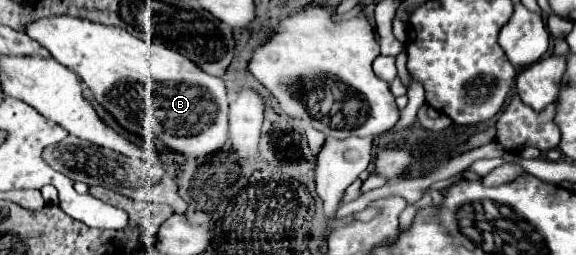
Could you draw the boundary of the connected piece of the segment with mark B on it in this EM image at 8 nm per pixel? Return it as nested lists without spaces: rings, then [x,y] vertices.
[[[74,16],[42,18],[26,26],[26,34],[38,40],[56,62],[76,72],[94,92],[96,100],[130,132],[146,134],[146,128],[158,134],[158,138],[172,150],[186,156],[206,156],[218,152],[228,138],[228,100],[222,78],[202,72],[186,56],[162,46],[140,40],[116,26],[102,26]]]

